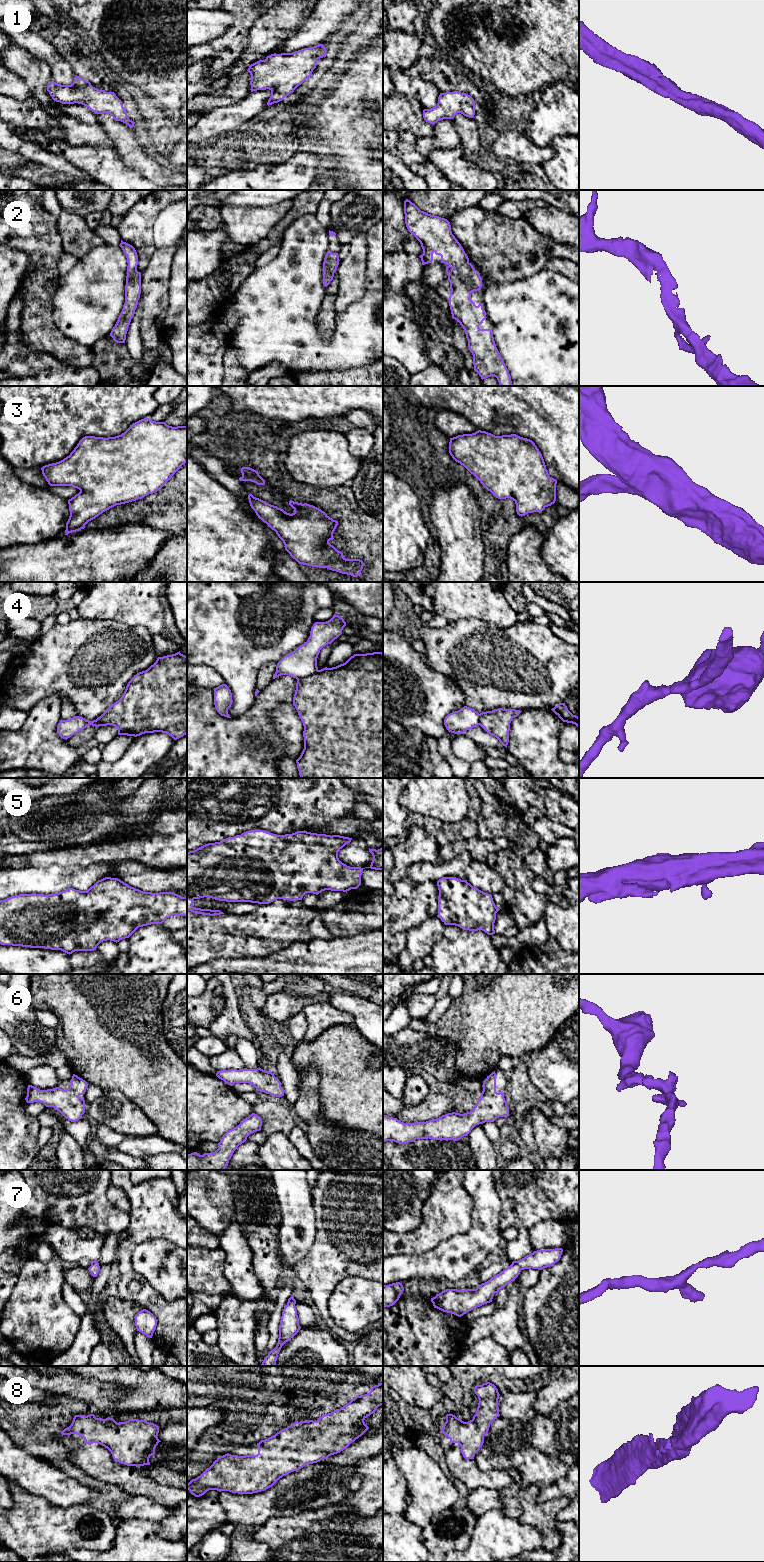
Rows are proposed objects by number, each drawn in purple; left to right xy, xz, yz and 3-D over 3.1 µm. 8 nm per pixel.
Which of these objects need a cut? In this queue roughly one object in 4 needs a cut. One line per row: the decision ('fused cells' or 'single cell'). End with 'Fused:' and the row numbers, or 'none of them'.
1: single cell
2: single cell
3: single cell
4: fused cells
5: single cell
6: single cell
7: single cell
8: single cell
Fused: 4

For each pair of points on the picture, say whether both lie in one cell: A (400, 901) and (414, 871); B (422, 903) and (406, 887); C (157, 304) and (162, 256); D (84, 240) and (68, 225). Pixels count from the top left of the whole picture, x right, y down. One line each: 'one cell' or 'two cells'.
A: two cells
B: one cell
C: one cell
D: one cell

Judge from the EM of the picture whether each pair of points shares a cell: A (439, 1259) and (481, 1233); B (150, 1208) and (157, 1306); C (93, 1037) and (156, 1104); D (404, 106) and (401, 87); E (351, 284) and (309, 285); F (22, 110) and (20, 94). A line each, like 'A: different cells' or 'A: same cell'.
A: same cell
B: same cell
C: same cell
D: different cells
E: different cells
F: different cells

